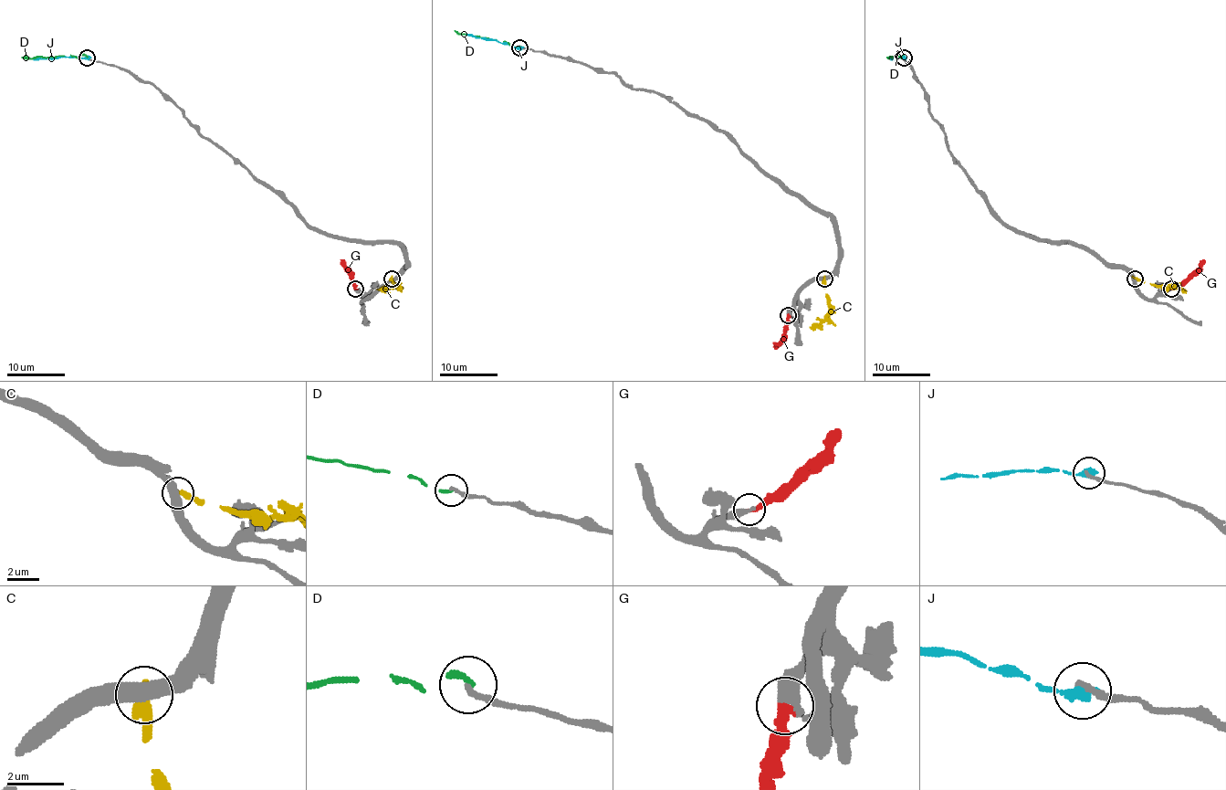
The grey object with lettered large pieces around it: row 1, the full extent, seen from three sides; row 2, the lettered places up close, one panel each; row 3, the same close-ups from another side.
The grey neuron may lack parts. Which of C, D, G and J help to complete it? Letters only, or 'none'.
G

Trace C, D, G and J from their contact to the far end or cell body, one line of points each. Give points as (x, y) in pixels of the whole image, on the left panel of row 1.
C: (392, 279), (396, 287), (377, 289)
D: (87, 57), (21, 57)
G: (355, 289), (352, 274), (340, 259)
J: (87, 57), (33, 59)

